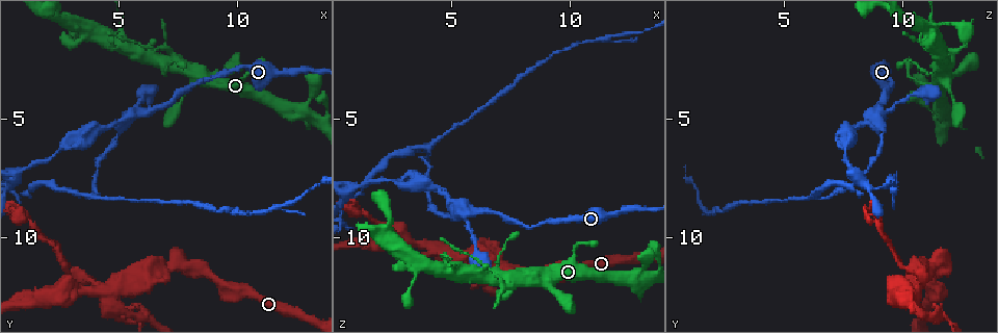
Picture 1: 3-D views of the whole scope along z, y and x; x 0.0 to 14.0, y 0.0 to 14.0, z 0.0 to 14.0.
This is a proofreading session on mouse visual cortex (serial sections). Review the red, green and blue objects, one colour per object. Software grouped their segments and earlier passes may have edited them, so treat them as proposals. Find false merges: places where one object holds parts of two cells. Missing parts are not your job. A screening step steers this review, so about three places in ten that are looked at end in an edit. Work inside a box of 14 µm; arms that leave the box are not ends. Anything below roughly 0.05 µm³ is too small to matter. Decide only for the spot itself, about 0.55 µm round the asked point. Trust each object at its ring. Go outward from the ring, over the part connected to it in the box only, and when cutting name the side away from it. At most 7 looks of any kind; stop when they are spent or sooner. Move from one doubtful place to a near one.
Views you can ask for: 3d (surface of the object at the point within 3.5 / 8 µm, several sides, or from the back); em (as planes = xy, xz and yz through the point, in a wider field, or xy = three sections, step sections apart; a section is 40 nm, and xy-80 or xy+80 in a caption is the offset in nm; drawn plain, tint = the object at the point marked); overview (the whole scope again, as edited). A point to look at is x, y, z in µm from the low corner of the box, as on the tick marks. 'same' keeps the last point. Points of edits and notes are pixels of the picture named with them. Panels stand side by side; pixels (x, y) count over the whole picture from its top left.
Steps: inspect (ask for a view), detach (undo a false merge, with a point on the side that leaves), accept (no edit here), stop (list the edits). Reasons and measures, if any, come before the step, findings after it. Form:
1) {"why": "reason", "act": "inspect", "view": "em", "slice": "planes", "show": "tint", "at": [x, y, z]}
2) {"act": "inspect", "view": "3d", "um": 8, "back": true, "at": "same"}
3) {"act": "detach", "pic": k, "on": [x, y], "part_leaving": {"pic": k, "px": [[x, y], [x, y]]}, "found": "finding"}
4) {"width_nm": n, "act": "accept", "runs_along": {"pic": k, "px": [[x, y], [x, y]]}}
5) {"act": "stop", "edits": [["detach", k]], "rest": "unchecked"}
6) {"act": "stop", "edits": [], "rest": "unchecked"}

{"act": "inspect", "view": "3d", "um": 3.5, "at": [6.3, 2.1, 11.4]}

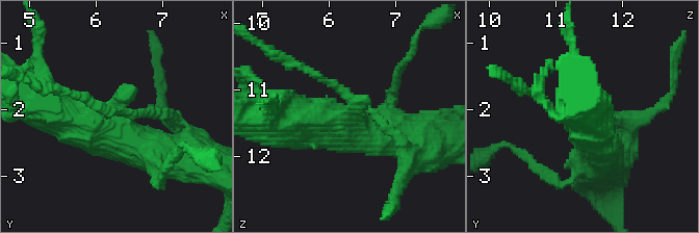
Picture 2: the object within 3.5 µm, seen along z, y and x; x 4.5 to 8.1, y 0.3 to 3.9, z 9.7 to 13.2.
{"why": "shape alone is not enough", "act": "inspect", "view": "em", "slice": "xy", "step": 2, "show": "tint", "at": [6.20, 2.05, 11.45]}

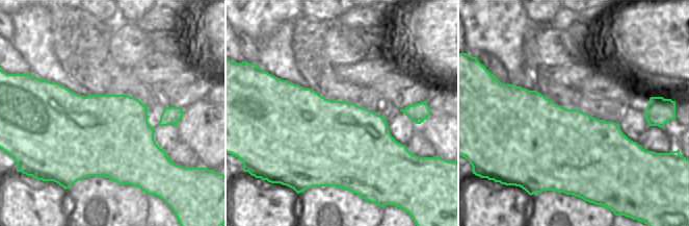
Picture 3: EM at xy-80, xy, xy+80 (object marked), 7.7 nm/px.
{"act": "detach", "pic": 2, "on": [316, 75], "part_leaving": {"pic": 2, "px": [[350, 96], [266, 48]]}, "found": "two cells meet here"}

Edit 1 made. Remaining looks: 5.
{"act": "inspect", "view": "overview"}

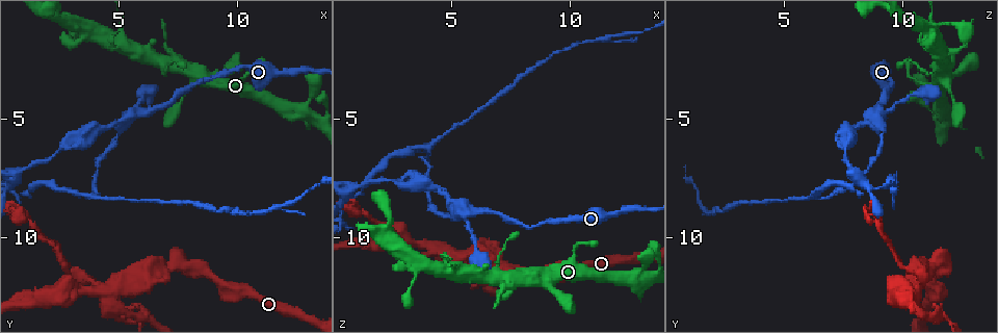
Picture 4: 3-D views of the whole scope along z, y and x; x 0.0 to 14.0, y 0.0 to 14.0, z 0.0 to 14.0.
{"why": "four or more arms meet", "act": "inspect", "view": "3d", "um": 3.5, "at": [5.7, 4.9, 8.9]}

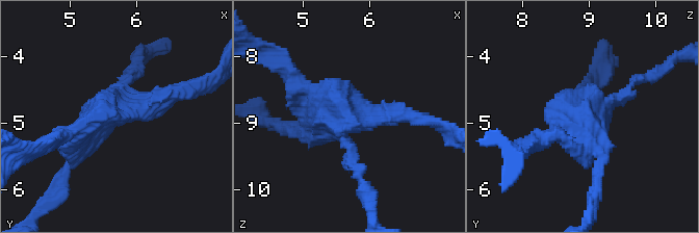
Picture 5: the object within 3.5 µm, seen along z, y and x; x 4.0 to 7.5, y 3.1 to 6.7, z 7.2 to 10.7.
{"why": "shape alone is not enough", "act": "inspect", "view": "em", "slice": "planes", "show": "tint", "at": [5.65, 4.80, 8.95]}

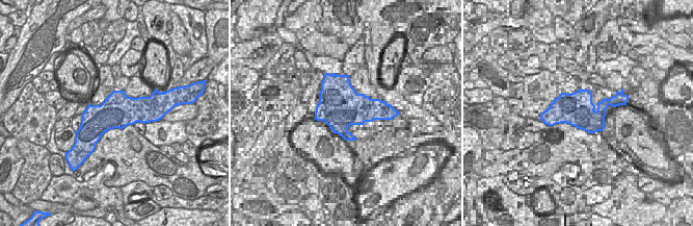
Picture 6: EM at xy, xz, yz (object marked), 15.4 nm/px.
{"act": "inspect", "view": "em", "slice": "xy", "step": 2, "show": "tint", "at": "same"}

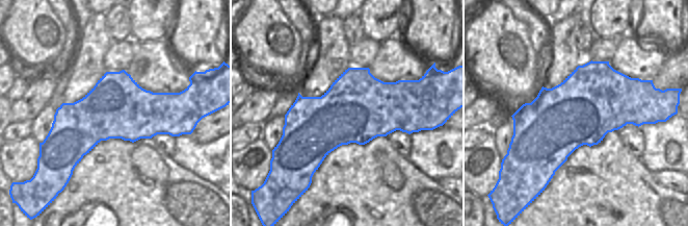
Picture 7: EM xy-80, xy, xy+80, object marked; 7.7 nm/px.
{"width_nm": 550, "act": "detach", "pic": 5, "on": [57, 190], "part_leaving": {"pic": 5, "px": [[598, 150], [598, 190], [590, 216]]}, "found": "a second cell is stuck on"}

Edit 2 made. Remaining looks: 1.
{"act": "stop", "edits": [["detach", 2], ["detach", 5]], "rest": "unchecked"}

